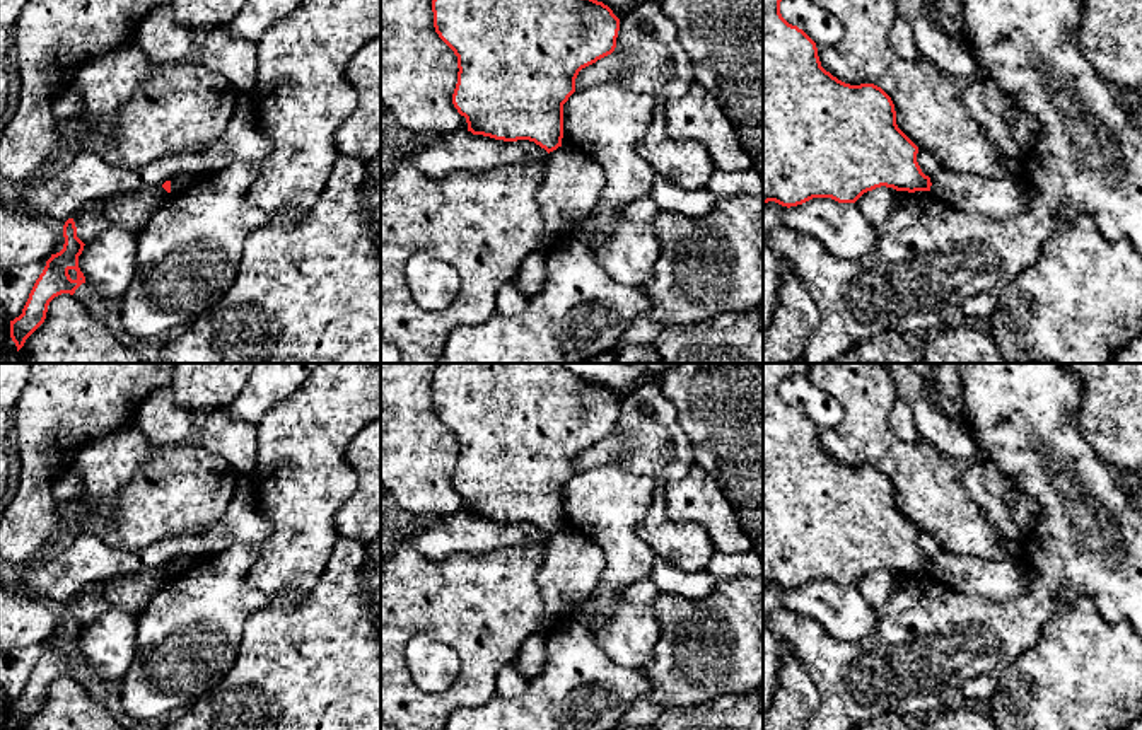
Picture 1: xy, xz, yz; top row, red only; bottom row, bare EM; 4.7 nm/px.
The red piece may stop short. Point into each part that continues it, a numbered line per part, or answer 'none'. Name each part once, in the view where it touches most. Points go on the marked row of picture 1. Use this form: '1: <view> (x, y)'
none

